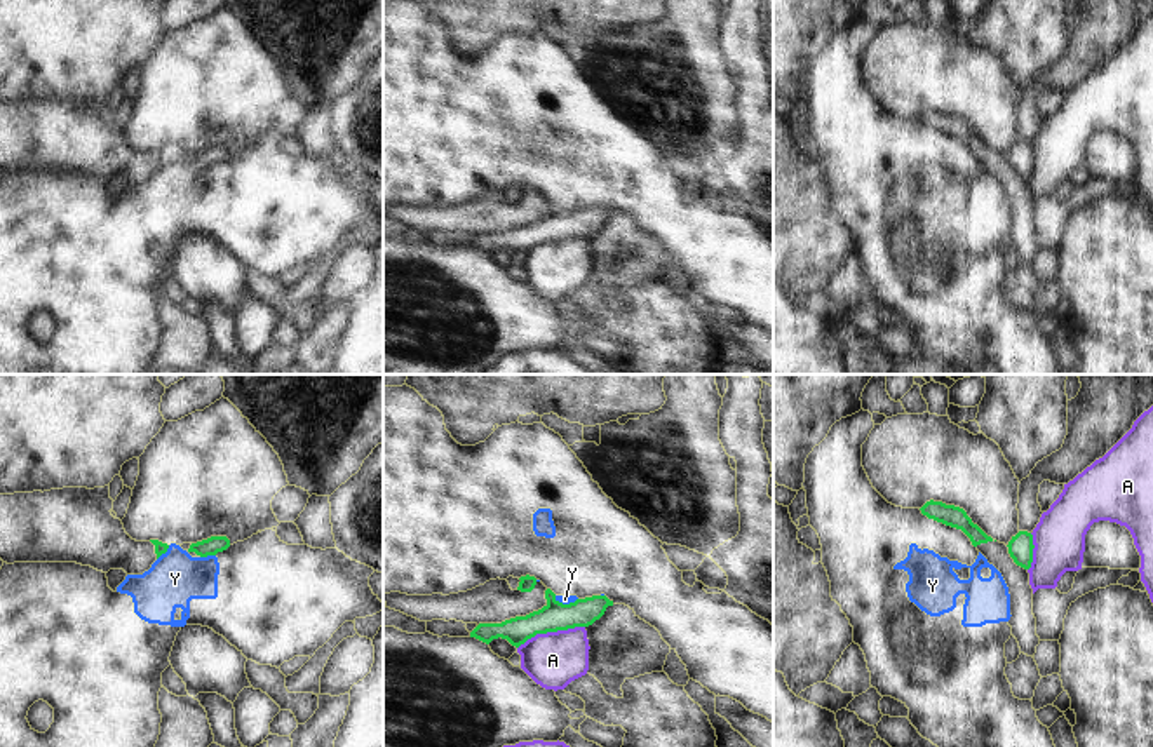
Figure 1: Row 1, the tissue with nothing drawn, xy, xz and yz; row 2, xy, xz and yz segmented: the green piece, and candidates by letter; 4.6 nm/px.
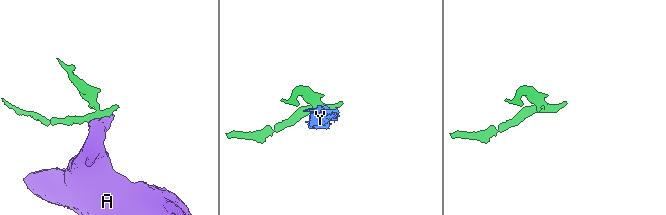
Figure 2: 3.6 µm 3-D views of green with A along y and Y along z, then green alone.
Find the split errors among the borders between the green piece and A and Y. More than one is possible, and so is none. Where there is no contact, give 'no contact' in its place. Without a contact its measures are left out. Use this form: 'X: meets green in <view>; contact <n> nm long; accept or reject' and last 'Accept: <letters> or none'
A: meets green in xz; contact 320 nm long; reject
Y: meets green in xy; contact 90 nm long; reject
Accept: none

